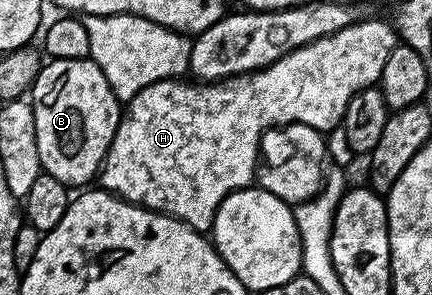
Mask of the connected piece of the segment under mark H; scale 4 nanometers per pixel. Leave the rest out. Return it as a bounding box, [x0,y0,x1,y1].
[98,19,398,233]

